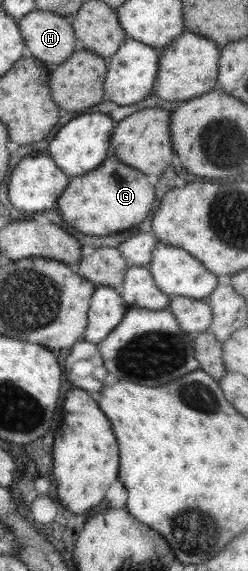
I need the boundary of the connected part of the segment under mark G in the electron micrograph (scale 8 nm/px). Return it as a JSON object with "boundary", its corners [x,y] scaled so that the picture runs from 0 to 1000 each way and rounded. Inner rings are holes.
{"boundary":[[[427,277],[403,292],[323,310],[290,310],[274,317],[266,331],[234,349],[234,373],[282,398],[315,401],[323,408],[419,415],[468,405],[548,399],[548,394],[589,380],[589,373],[617,370],[621,359],[617,326],[589,317],[569,299],[500,289],[468,277]]]}

